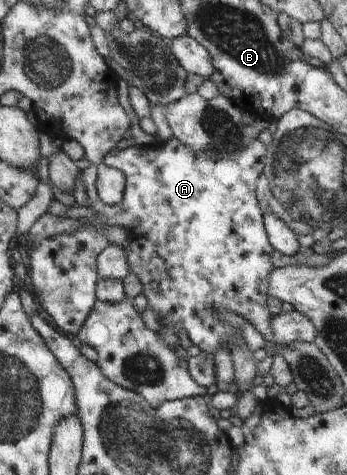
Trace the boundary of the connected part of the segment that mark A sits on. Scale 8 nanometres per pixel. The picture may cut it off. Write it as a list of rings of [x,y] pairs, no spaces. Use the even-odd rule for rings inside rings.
[[[176,138],[149,146],[132,145],[122,150],[112,148],[103,157],[102,164],[122,172],[125,179],[123,196],[118,206],[102,203],[97,196],[95,166],[80,171],[80,177],[89,207],[102,220],[115,221],[118,227],[126,227],[132,219],[142,223],[142,233],[128,233],[128,246],[123,248],[127,270],[141,283],[141,293],[147,301],[148,310],[159,315],[160,327],[155,331],[162,344],[174,349],[179,345],[178,331],[184,331],[192,345],[202,353],[214,354],[218,349],[231,351],[235,348],[233,338],[240,336],[240,328],[232,328],[218,320],[218,311],[224,309],[242,317],[270,343],[285,346],[292,342],[312,342],[314,328],[308,318],[296,310],[272,315],[266,308],[267,279],[273,265],[270,261],[272,246],[268,243],[262,211],[255,197],[255,183],[263,171],[266,149],[258,139],[250,140],[241,151],[218,152],[200,150],[193,152]]]

